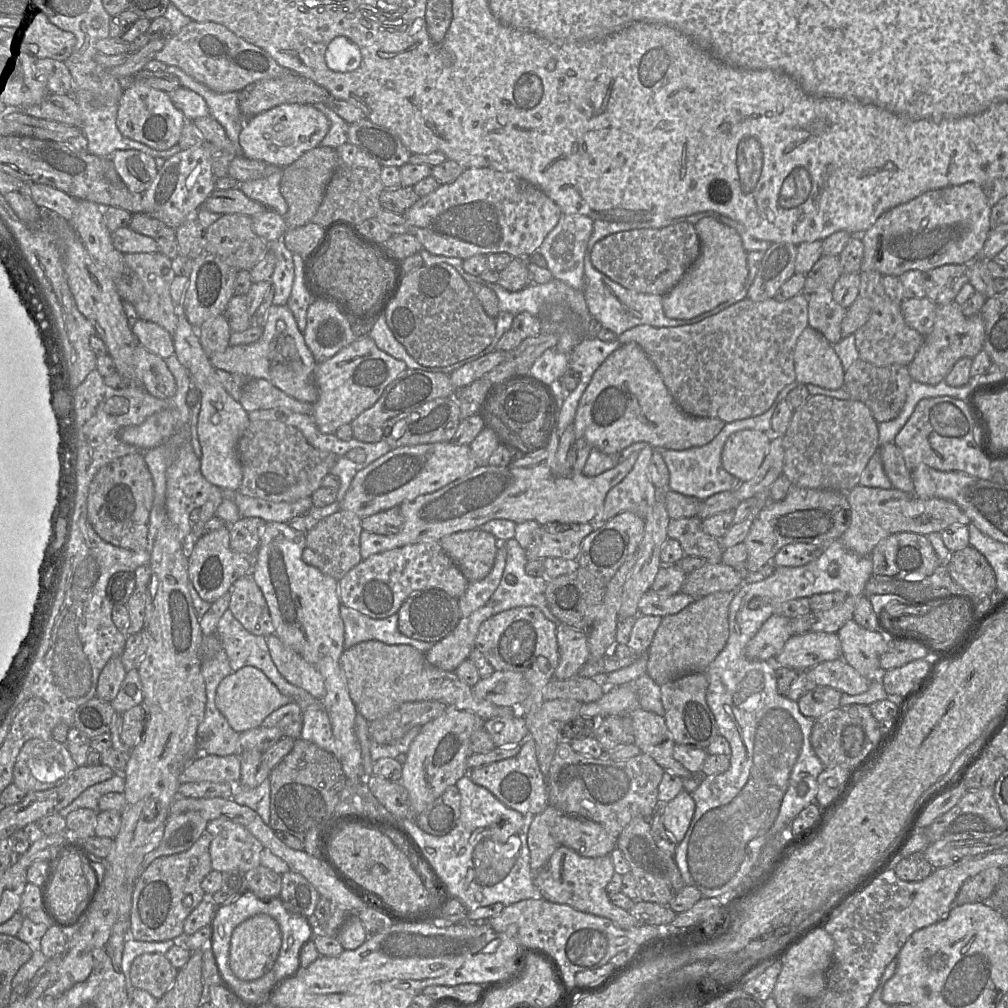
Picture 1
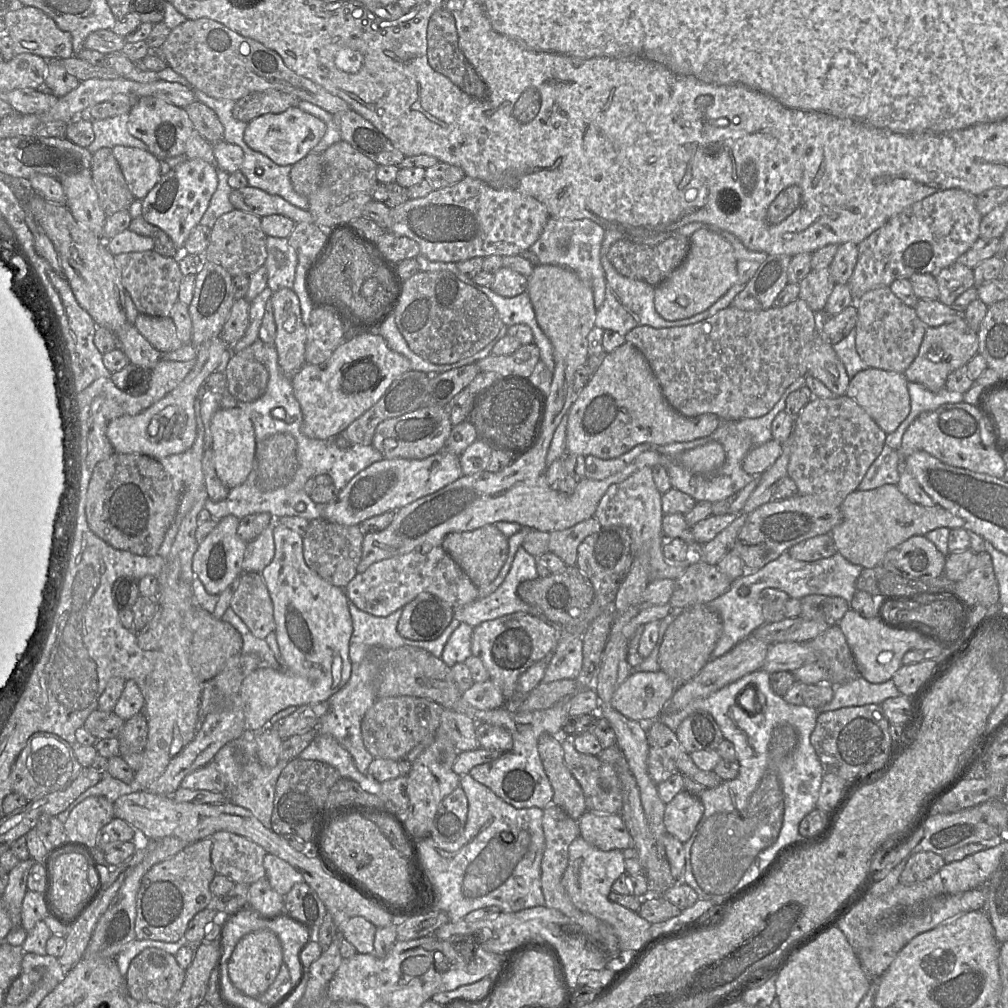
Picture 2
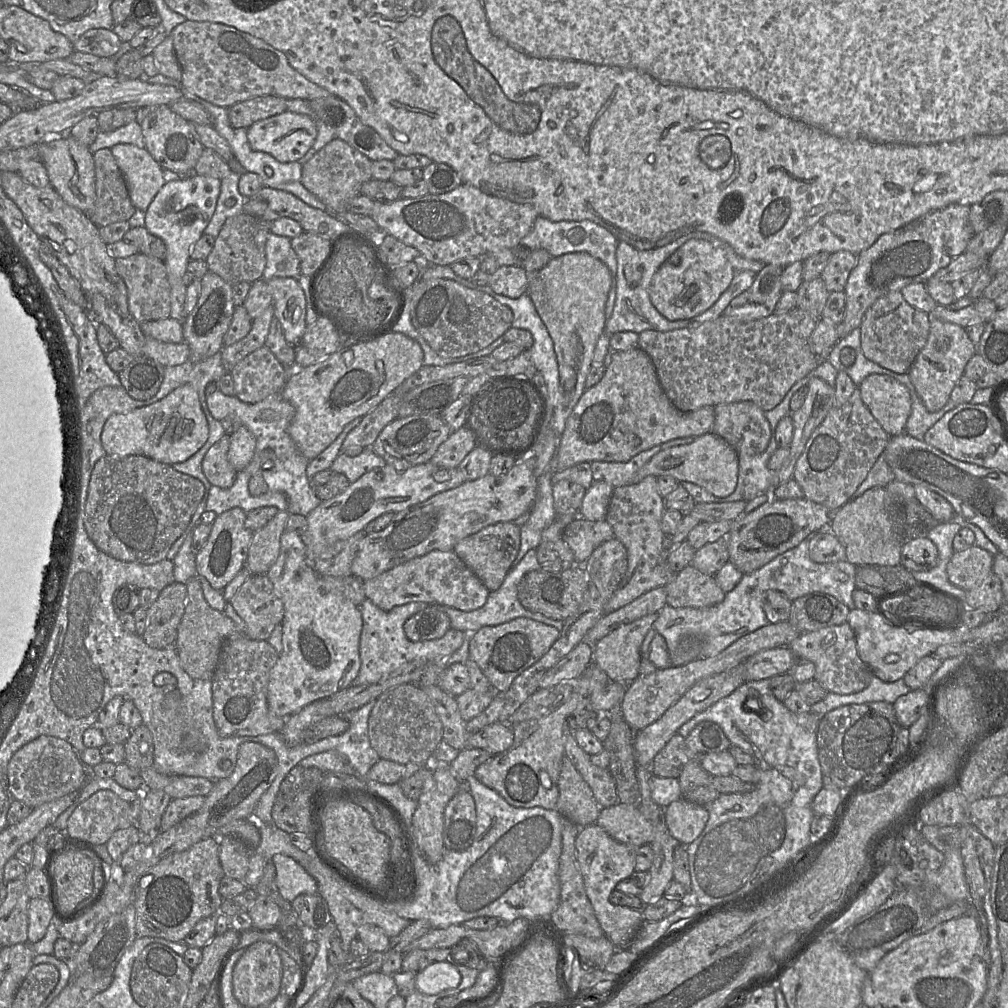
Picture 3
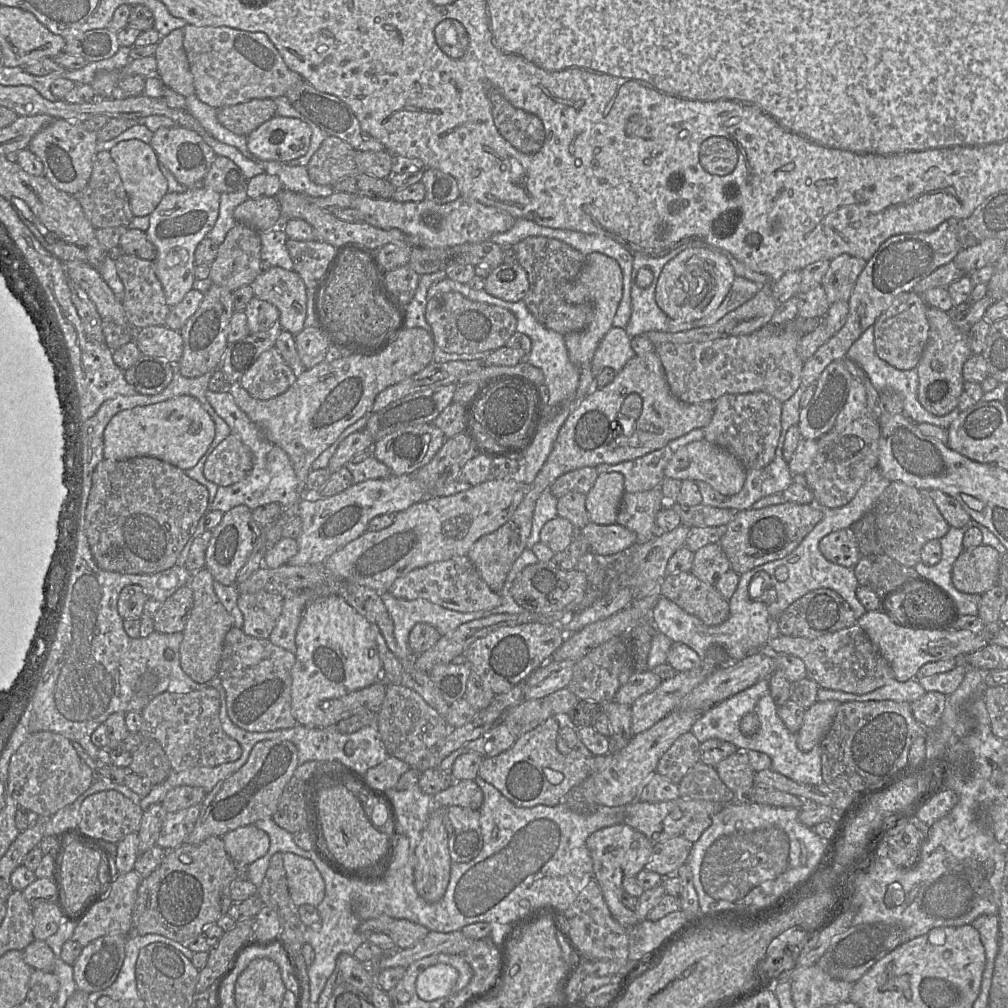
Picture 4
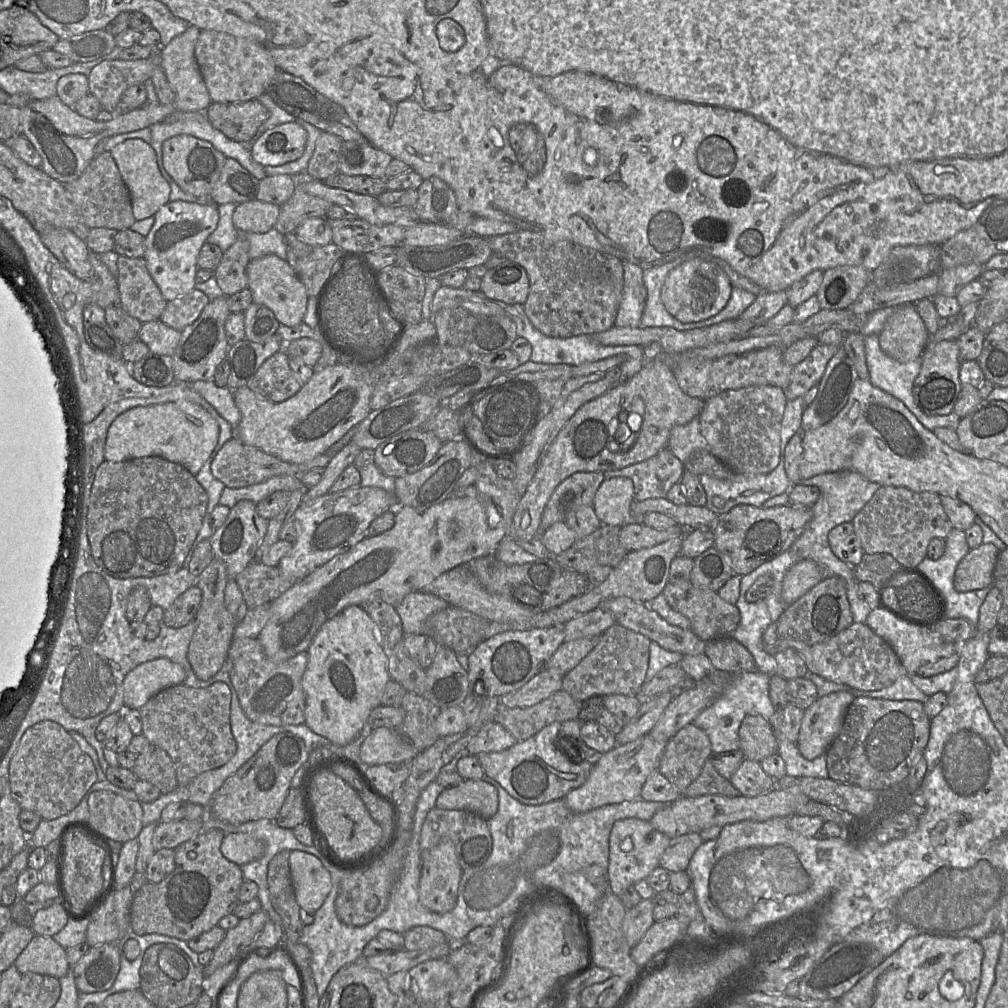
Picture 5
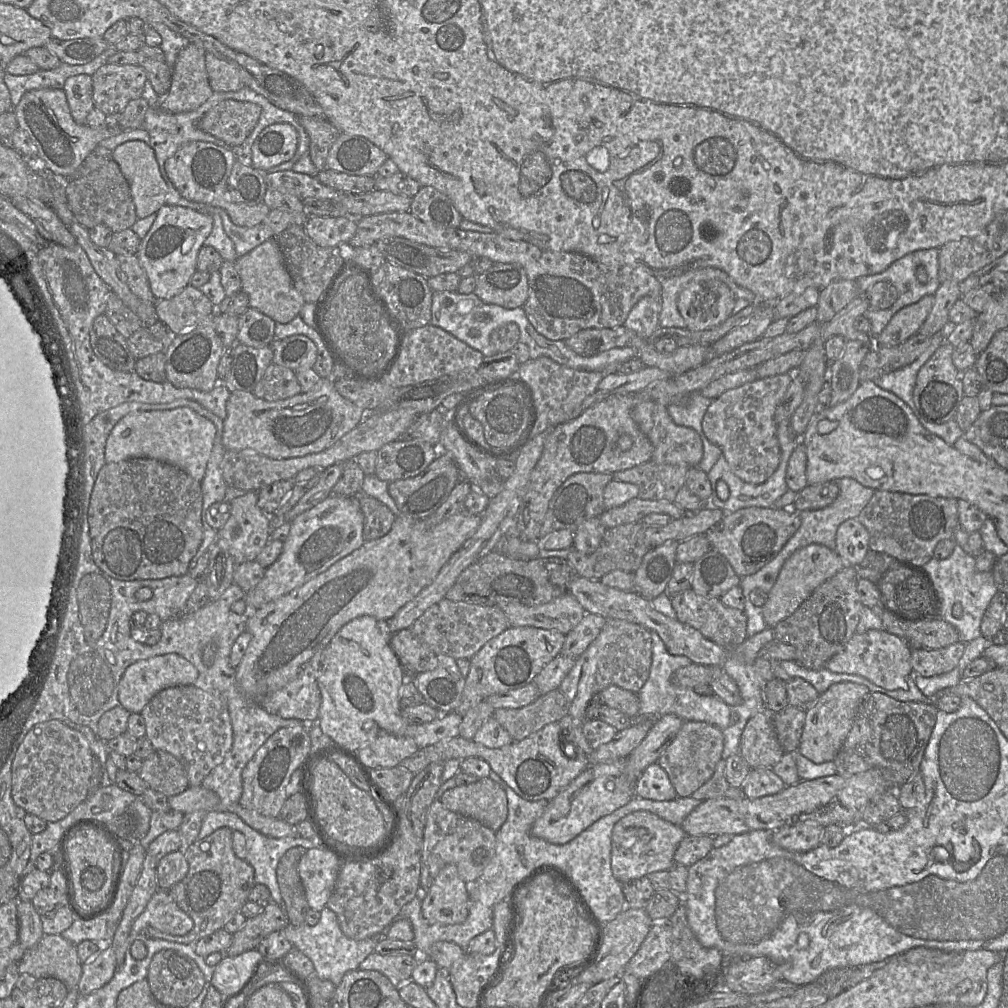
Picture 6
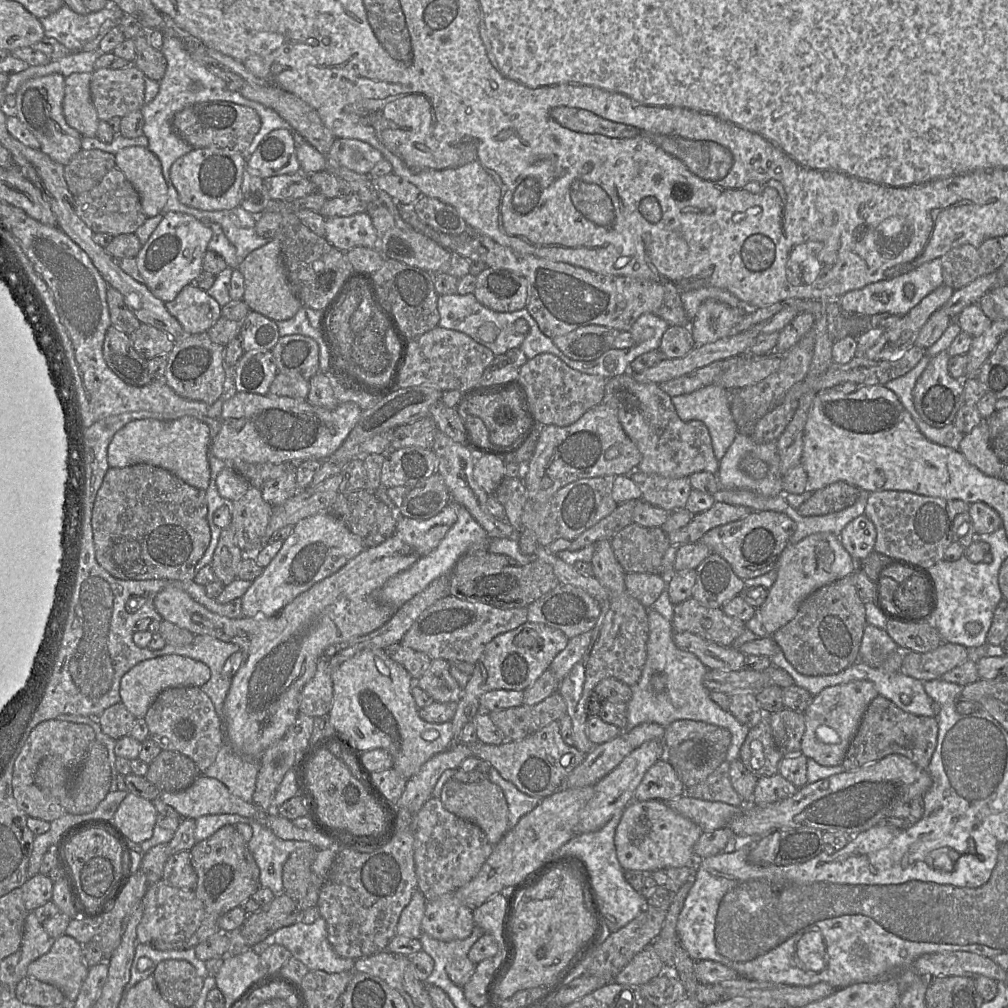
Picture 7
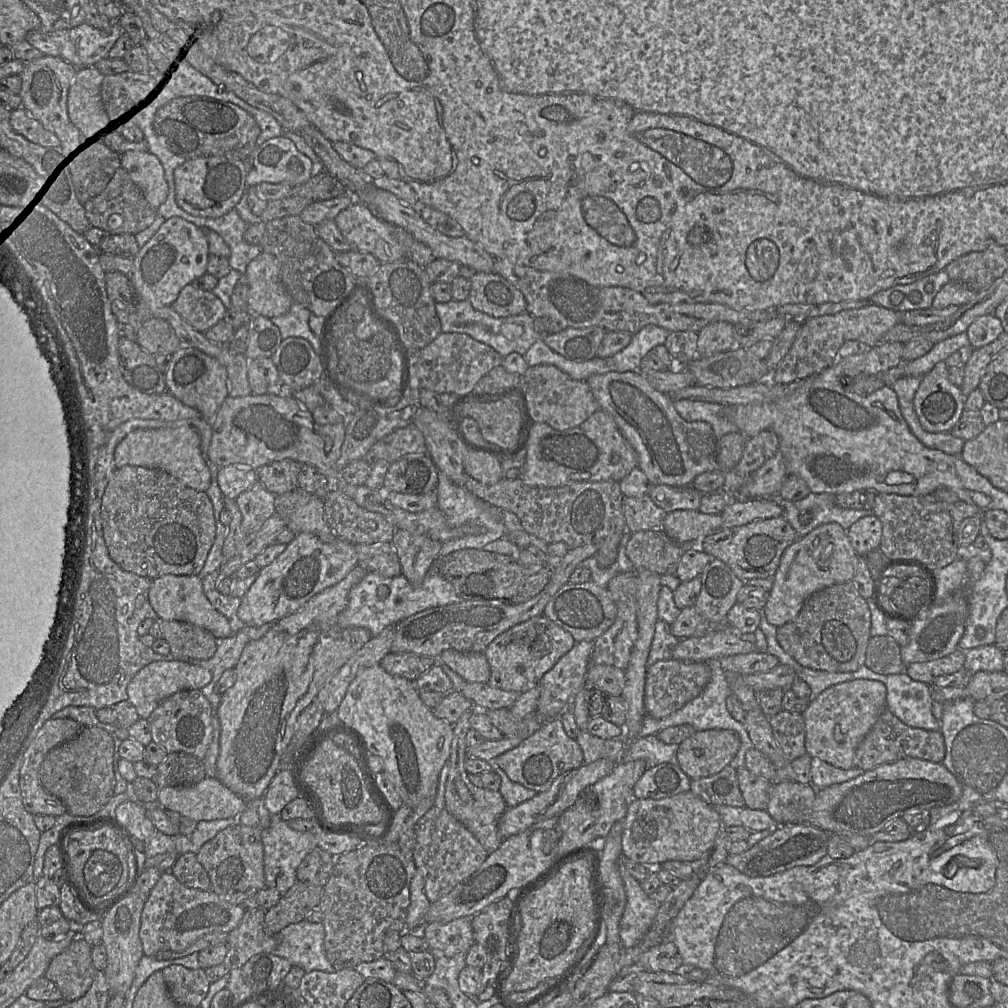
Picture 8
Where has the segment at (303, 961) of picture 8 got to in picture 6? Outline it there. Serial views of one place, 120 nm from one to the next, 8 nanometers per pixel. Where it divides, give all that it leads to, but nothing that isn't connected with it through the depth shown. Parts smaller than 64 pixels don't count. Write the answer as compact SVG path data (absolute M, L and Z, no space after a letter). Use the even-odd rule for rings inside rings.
M325 906L320 911L320 919L314 926L303 923L300 926L288 924L280 930L291 945L305 954L313 963L315 974L322 980L329 980L336 986L341 982L344 974L350 970L359 968L361 962L370 955L382 938L388 938L380 934L364 940L353 940L346 937L339 926L336 914Z

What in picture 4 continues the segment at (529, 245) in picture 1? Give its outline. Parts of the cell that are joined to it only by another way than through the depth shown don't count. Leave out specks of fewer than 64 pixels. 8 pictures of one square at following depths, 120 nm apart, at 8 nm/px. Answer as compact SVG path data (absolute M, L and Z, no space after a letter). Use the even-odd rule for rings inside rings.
M363 195L352 196L352 207L362 215L364 222L383 230L399 229L411 240L412 246L444 248L464 243L481 243L497 233L508 231L515 223L509 213L460 196L446 204L424 199L420 202L397 202L392 199L372 199Z

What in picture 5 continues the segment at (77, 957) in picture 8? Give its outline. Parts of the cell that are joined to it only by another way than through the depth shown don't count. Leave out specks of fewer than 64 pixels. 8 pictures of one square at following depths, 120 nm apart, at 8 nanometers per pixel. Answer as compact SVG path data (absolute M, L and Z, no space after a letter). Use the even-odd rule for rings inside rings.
M35 935L14 965L21 974L37 973L61 978L71 969L66 949L53 937Z

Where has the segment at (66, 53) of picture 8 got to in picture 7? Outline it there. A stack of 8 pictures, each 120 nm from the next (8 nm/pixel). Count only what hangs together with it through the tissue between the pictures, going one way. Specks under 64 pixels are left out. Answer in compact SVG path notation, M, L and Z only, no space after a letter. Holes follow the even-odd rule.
M109 2L105 8L88 14L78 14L64 4L56 12L47 17L40 18L44 29L44 35L54 38L63 44L71 53L92 51L99 48L102 38L113 28L120 25L124 12L113 2Z

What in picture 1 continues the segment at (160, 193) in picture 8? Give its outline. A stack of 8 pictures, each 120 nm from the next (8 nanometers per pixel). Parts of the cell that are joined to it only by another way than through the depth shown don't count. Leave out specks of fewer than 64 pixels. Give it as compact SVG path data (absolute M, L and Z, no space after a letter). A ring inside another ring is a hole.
M116 150L110 158L122 182L131 192L143 194L157 176L155 159L142 151Z

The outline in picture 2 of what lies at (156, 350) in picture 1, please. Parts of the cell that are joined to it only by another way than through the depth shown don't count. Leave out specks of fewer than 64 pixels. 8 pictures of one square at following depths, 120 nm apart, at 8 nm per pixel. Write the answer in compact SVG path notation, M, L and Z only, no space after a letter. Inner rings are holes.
M138 314L134 326L161 353L175 351L183 345L177 336L175 324L170 316Z

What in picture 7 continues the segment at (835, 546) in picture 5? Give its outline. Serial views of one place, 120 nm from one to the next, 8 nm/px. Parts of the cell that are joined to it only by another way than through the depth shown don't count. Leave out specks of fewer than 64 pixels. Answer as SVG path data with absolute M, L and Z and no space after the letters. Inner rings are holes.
M862 514L843 528L839 538L843 547L855 560L862 560L874 551L876 535L873 522Z

